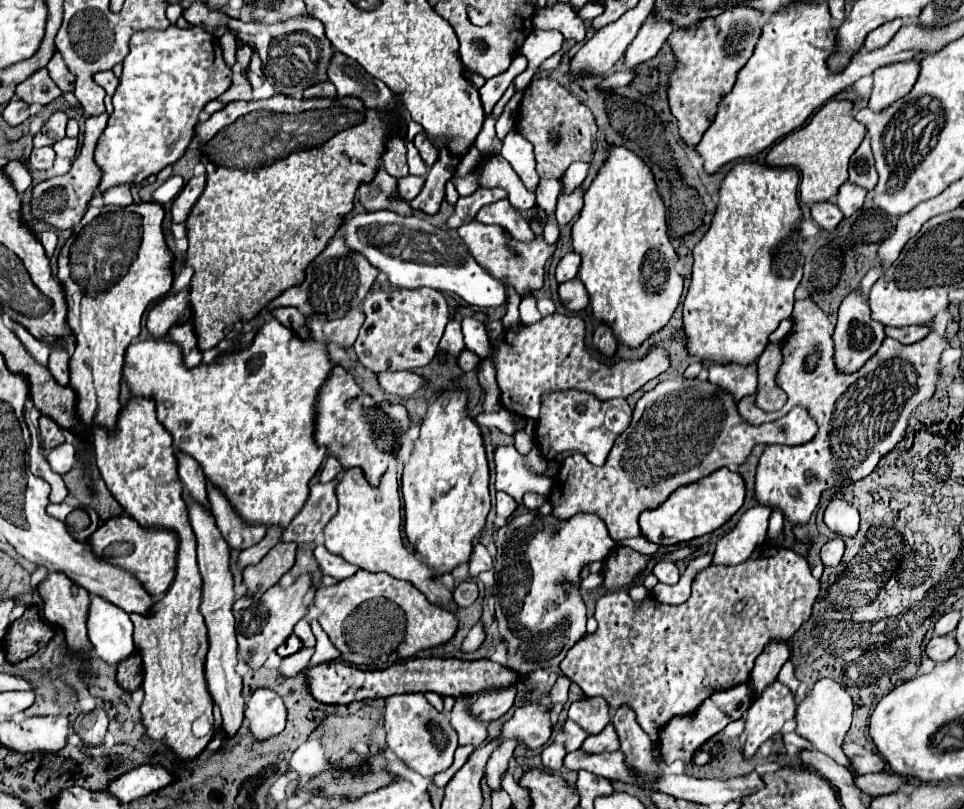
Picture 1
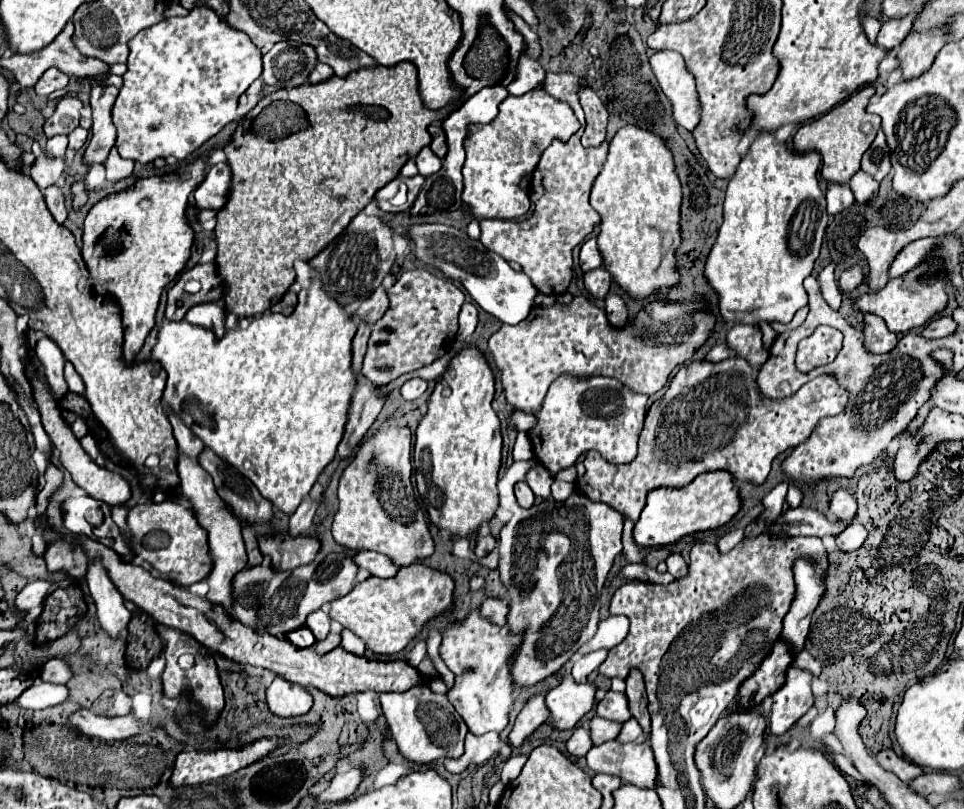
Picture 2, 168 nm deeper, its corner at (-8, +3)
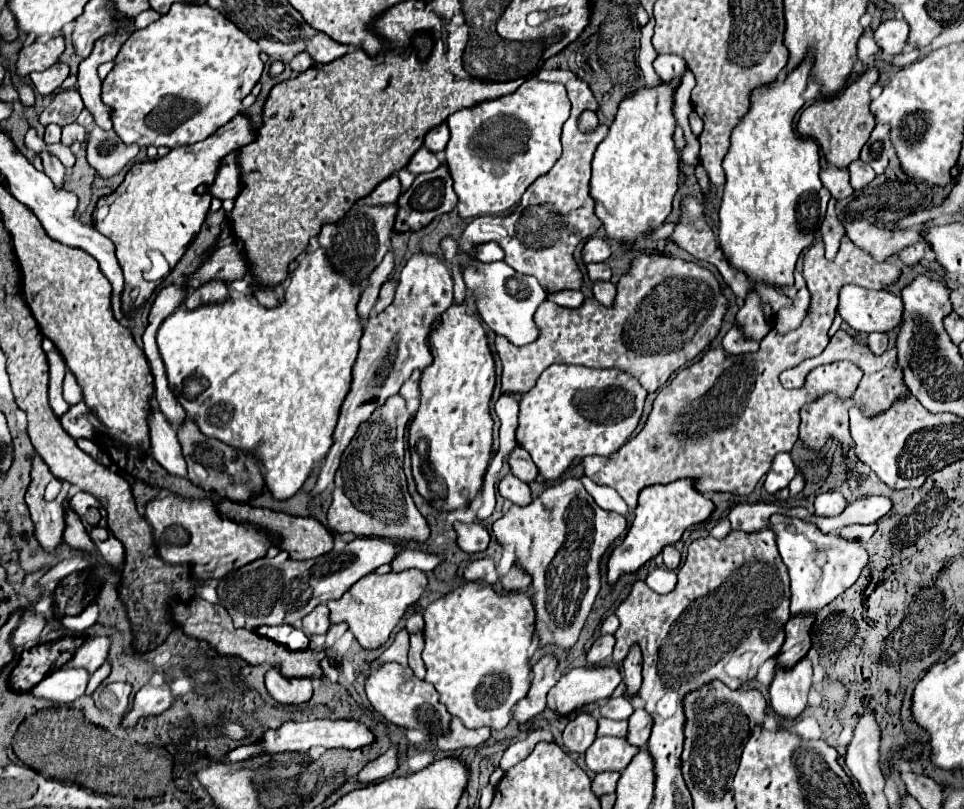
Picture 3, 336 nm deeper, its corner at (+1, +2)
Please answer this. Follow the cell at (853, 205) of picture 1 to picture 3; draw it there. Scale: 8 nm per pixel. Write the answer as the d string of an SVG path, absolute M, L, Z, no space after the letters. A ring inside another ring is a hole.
M858 160L848 166L848 172L850 172L850 184L854 190L862 190L864 186L868 186L876 178L874 170L868 164L858 162Z

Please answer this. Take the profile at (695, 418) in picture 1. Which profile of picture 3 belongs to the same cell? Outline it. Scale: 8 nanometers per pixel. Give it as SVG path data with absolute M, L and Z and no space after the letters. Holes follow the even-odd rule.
M848 236L842 238L840 250L834 260L824 258L822 242L810 246L804 252L804 278L812 294L812 304L810 304L810 312L806 320L796 330L788 332L786 336L780 336L776 334L776 330L770 330L768 336L760 342L760 350L754 354L732 356L732 354L726 354L722 348L712 348L702 356L702 360L694 362L688 368L682 368L658 392L654 400L654 408L646 420L646 426L628 444L624 444L612 458L600 458L600 456L582 458L584 474L596 484L614 488L622 496L622 500L628 504L630 510L634 510L638 492L642 488L652 486L652 484L668 484L678 478L694 478L696 490L700 490L702 494L730 492L738 496L748 496L756 488L758 480L770 470L774 456L780 452L788 452L798 440L798 424L800 424L802 406L814 402L816 398L822 398L824 394L834 394L838 400L848 400L852 398L856 386L863 377L863 372L855 364L849 361L838 361L813 369L802 388L786 390L780 386L778 374L798 366L806 358L818 356L828 346L828 340L830 340L828 328L834 320L838 294L842 286L856 284L862 288L880 290L892 284L898 276L900 276L900 264L896 258L882 262L882 264L872 262L872 258L868 258L864 250L854 246Z

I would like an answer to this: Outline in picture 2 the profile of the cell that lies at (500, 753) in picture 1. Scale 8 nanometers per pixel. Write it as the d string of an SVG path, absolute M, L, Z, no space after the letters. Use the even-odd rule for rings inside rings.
M545 693L533 695L515 719L515 725L509 733L511 745L519 747L525 737L529 737L541 723L547 721L547 717L549 717L549 711L547 711L547 705L545 705Z

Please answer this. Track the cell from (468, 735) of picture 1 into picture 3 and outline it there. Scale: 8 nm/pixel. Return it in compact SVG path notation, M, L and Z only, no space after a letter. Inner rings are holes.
M462 582L458 588L454 588L450 594L446 594L444 598L432 602L426 610L424 610L424 640L426 640L426 646L424 646L424 652L422 652L422 660L428 668L428 674L426 674L426 682L430 682L438 696L440 696L440 702L448 708L448 712L456 718L462 720L462 724L466 728L482 728L482 726L488 726L492 730L502 730L508 722L510 722L510 710L512 706L524 698L522 694L528 692L528 686L530 686L530 644L532 644L532 636L534 636L534 606L532 606L532 600L526 596L526 594L504 594L504 592L496 592L492 586L488 584L482 584L482 582Z

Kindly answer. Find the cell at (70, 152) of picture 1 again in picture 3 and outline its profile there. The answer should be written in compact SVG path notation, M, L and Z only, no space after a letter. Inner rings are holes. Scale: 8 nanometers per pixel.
M76 122L68 124L62 128L62 144L66 146L72 146L74 142L84 142L86 140L86 134L84 134L84 128Z

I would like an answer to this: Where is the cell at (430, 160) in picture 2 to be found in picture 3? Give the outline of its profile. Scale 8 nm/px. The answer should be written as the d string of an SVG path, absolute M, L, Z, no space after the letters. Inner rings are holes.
M424 146L410 158L408 162L408 170L418 176L418 174L424 174L424 172L434 172L436 168L440 166L440 160L436 158L436 154L432 154L430 150L426 150Z

